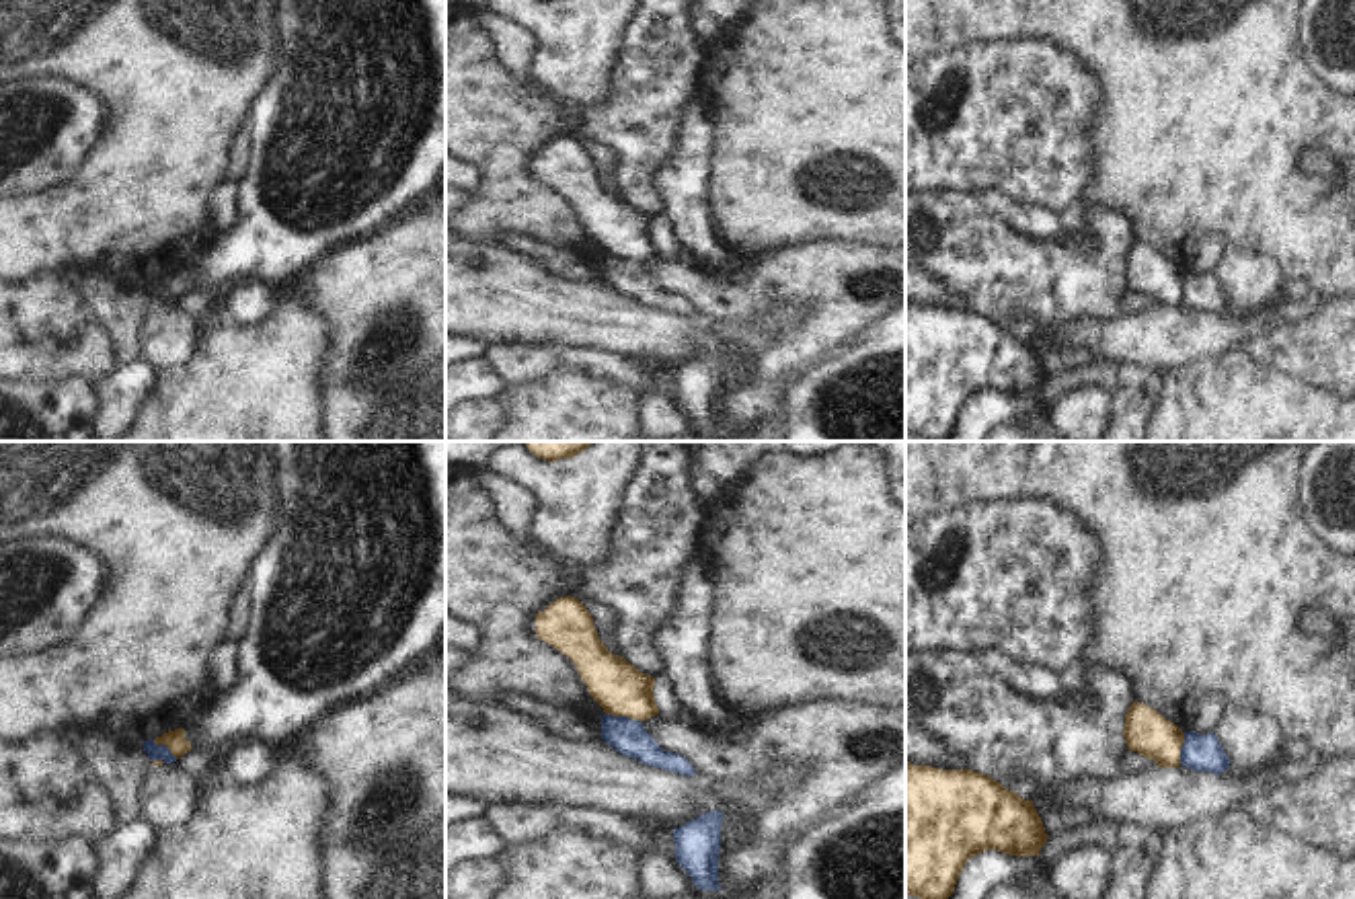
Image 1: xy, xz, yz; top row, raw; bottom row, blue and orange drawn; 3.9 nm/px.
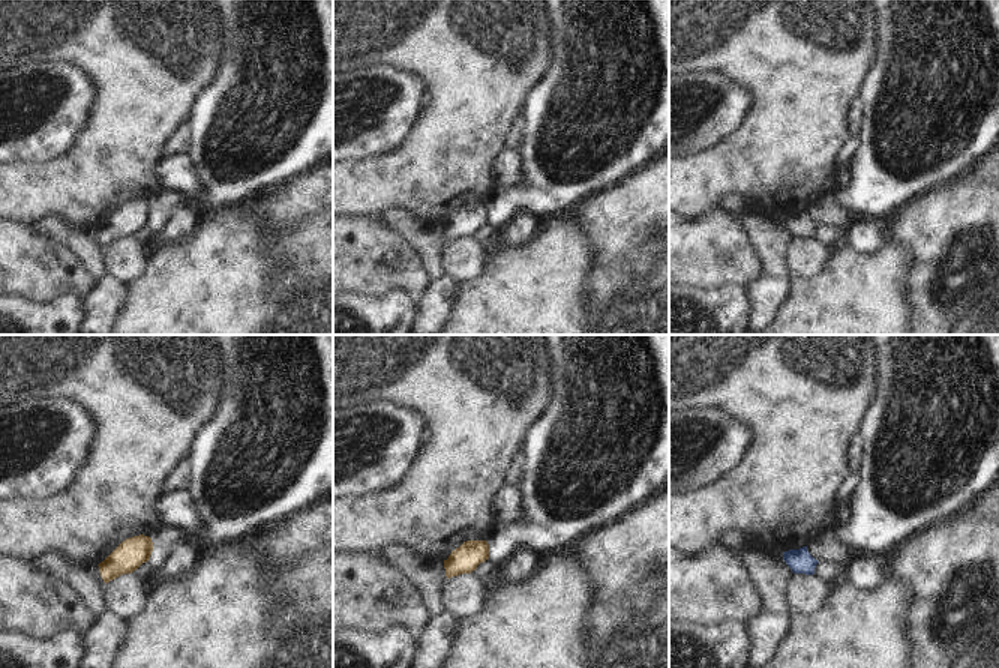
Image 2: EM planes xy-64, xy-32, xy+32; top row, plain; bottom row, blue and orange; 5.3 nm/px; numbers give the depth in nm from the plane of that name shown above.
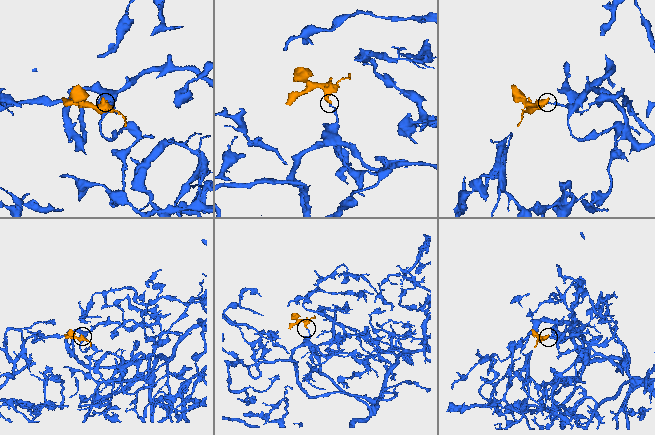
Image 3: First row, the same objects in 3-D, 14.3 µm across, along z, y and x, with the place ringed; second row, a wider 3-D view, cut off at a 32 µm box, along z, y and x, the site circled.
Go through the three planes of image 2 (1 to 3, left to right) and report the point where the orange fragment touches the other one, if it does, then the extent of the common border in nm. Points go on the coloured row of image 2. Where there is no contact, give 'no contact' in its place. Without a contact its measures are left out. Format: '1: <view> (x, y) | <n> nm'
1: no contact
2: no contact
3: no contact

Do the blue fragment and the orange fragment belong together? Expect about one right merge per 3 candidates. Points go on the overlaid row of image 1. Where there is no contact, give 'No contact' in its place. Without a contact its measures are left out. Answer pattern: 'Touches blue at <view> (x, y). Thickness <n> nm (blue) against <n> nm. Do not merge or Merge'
Touches blue at xz (625, 717). Thickness 140 nm (blue) against 200 nm. Do not merge

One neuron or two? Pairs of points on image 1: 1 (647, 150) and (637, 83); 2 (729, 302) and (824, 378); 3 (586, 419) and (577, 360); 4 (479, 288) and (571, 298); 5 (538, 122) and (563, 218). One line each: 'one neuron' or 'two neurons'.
1: one neuron
2: two neurons
3: two neurons
4: one neuron
5: one neuron

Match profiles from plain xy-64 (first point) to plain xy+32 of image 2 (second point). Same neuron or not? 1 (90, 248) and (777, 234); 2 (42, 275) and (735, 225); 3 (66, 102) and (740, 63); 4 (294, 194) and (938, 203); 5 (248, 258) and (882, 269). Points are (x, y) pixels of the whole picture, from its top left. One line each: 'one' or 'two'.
1: one
2: one
3: two
4: one
5: one

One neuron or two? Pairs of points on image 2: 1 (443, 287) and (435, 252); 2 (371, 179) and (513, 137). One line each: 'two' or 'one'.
1: two
2: two

